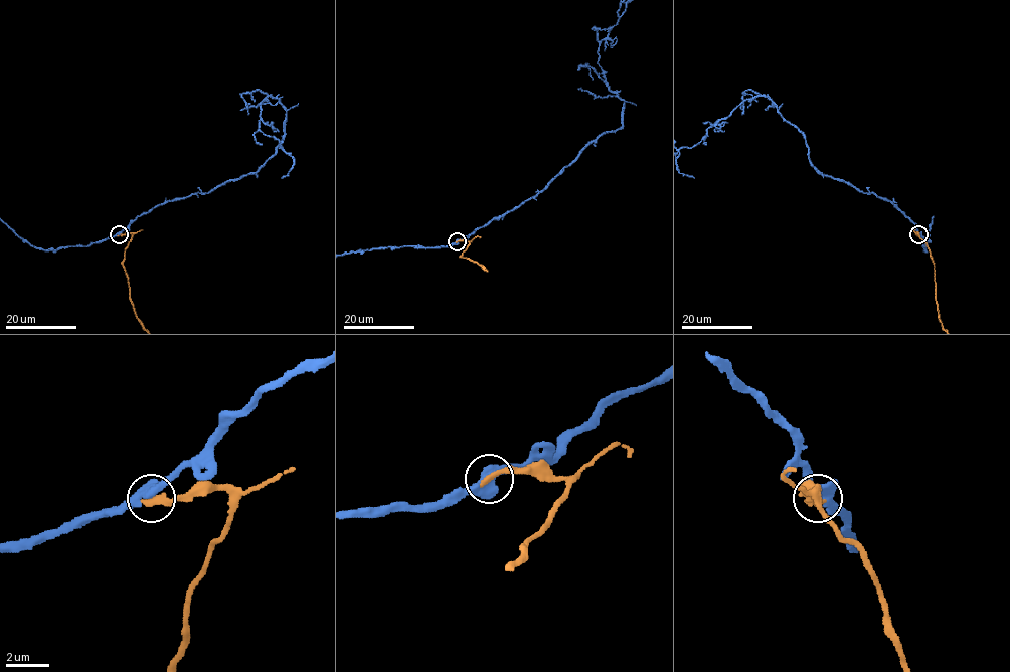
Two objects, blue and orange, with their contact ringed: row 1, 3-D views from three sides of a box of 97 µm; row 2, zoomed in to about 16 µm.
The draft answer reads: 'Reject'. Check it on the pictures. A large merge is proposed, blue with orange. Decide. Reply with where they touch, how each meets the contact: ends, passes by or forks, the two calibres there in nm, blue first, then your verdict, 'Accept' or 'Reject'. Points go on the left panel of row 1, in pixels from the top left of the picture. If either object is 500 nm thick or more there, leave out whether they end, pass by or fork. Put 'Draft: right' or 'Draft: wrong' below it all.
Place: (119, 234). At the ring blue passes by. At the ring orange ends. Thickness 400 nm (blue) against 300 nm. Accept
Draft: wrong

